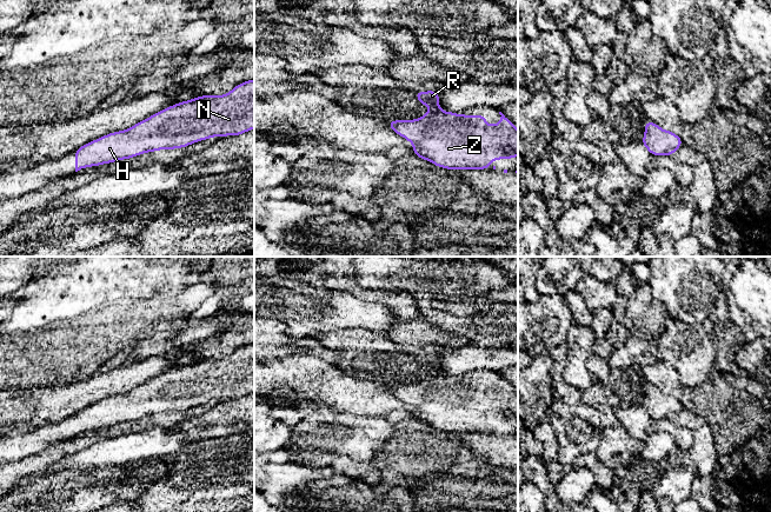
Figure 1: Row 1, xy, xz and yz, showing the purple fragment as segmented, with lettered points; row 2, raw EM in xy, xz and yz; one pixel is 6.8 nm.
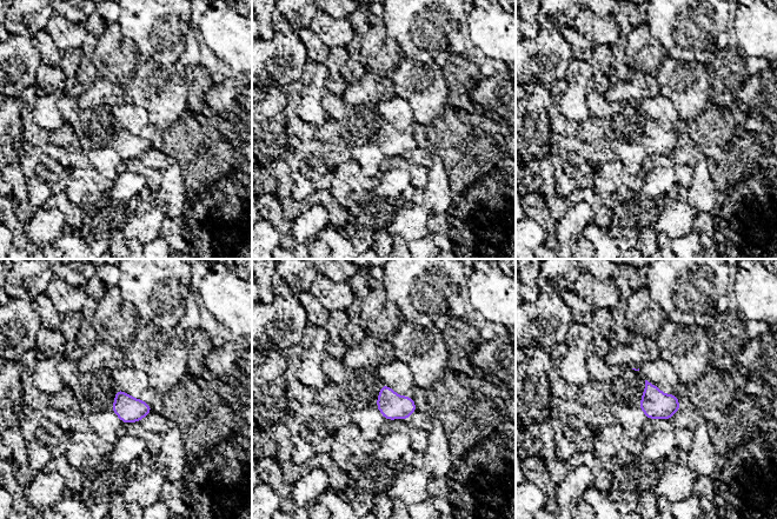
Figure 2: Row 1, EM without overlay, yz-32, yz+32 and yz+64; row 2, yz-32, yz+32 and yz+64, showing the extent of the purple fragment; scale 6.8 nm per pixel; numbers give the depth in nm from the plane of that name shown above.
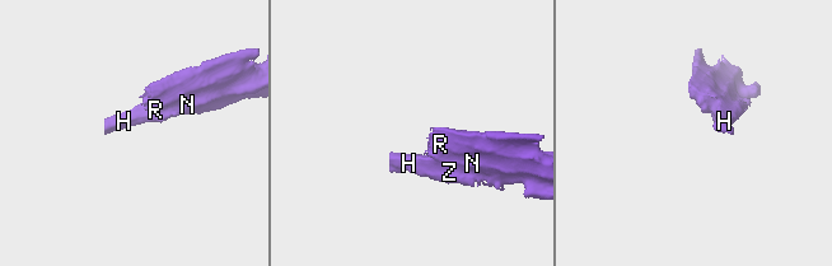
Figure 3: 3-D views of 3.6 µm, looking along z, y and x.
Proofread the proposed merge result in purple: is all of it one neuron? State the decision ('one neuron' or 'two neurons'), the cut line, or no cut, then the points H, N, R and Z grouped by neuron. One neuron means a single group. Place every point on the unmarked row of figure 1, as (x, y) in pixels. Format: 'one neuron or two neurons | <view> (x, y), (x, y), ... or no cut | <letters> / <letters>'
one neuron | no cut | H N R Z

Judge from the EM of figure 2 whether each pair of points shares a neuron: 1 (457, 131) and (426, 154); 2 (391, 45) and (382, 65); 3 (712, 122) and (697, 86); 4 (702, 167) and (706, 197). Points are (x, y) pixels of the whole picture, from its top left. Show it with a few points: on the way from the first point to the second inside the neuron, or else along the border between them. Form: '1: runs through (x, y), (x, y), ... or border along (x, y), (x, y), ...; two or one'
1: border along (430, 148), (436, 154); two
2: runs through (391, 50), (391, 55), (386, 60); one
3: border along (709, 104), (689, 120); two
4: runs through (702, 174), (702, 190); one

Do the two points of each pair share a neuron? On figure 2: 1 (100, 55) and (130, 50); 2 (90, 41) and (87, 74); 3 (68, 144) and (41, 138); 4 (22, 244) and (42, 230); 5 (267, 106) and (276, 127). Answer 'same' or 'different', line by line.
1: same
2: same
3: different
4: different
5: same

